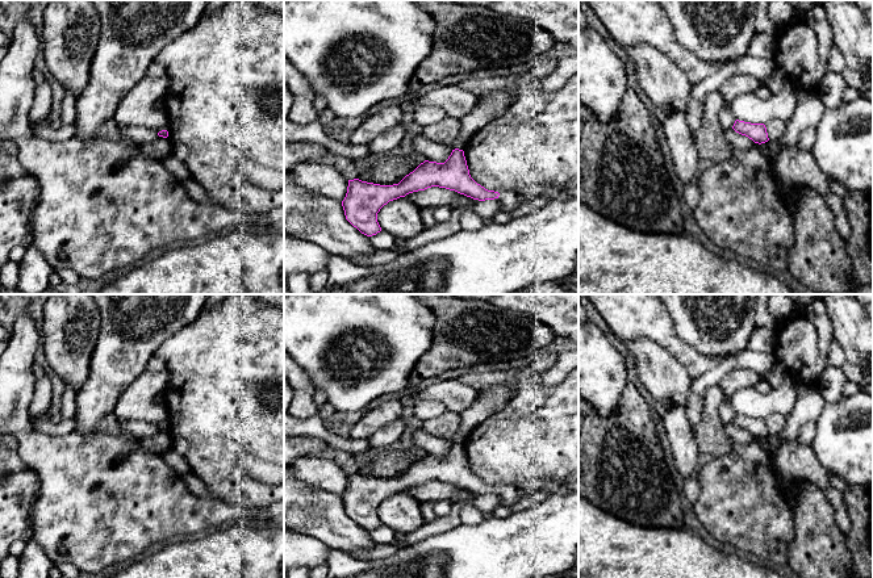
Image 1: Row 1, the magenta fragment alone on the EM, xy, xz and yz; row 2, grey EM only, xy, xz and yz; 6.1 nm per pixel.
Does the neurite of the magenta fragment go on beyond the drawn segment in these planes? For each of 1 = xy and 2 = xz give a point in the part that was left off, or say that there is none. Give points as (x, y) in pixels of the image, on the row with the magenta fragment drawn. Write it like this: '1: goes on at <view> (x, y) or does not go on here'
1: does not go on here
2: does not go on here

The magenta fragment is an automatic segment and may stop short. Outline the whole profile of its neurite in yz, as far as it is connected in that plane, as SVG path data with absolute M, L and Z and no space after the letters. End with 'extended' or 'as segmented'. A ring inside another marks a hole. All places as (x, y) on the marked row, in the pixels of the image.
M736 120L732 129L736 133L748 137L749 139L759 144L769 141L767 127L764 123L751 123Z; as segmented

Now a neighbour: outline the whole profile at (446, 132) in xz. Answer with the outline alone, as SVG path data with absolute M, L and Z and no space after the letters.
M446 118L423 127L422 134L431 142L452 146L460 137L460 120Z

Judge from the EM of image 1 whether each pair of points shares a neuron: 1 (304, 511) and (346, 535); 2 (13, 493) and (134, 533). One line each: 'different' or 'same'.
1: same
2: different

